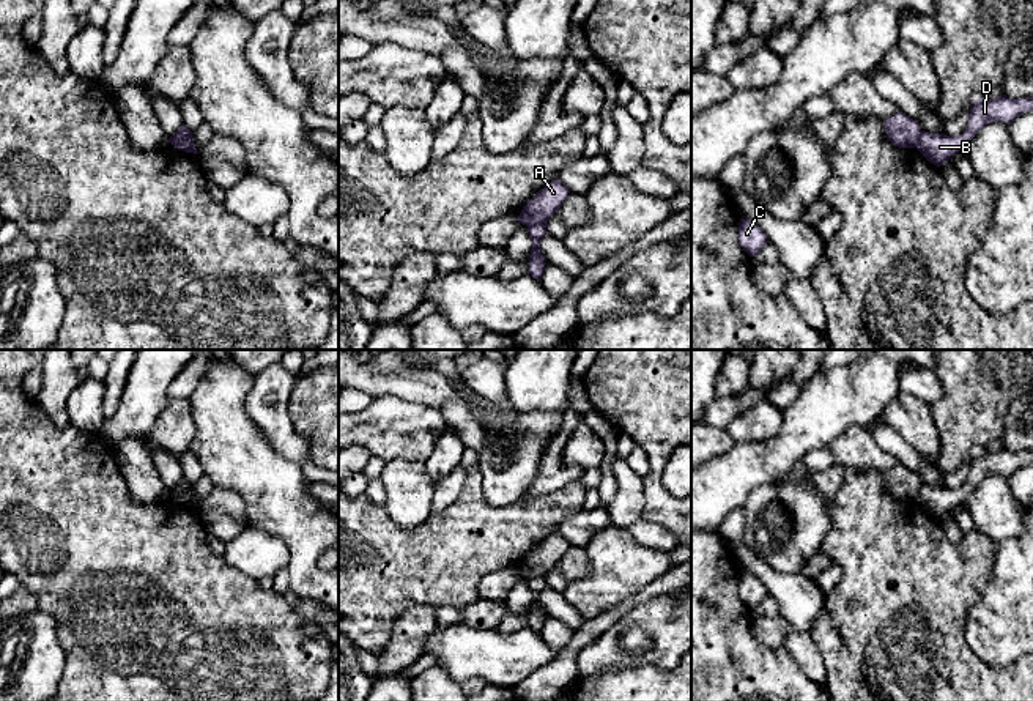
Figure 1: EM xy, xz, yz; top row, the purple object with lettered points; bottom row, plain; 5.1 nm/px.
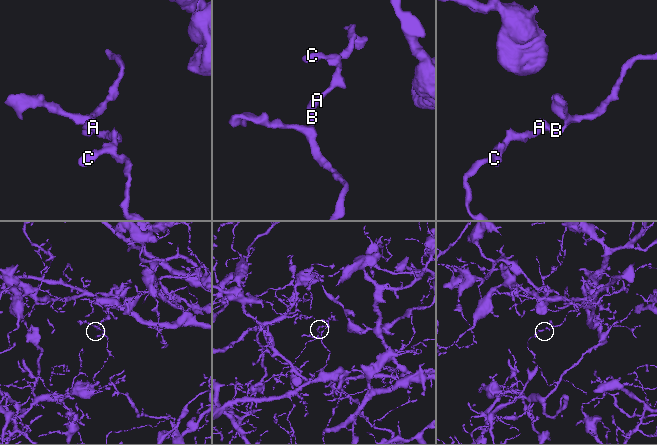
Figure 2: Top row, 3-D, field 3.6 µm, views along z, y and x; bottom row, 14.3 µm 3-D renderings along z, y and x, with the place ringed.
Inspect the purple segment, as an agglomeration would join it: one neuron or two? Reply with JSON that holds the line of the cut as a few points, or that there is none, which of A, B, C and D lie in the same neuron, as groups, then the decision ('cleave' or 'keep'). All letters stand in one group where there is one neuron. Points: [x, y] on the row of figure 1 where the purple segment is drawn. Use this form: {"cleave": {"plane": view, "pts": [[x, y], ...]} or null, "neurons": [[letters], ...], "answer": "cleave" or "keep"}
{"cleave": {"plane": "xy", "pts": [[191, 134], [170, 142]]}, "neurons": [["A", "C"], ["B", "D"]], "answer": "cleave"}

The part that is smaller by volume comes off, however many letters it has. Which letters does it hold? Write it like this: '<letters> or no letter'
A, C

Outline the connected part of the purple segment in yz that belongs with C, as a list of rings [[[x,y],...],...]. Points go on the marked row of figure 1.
[[[740,219],[739,243],[750,257],[754,257],[768,243],[768,239],[757,224]]]

